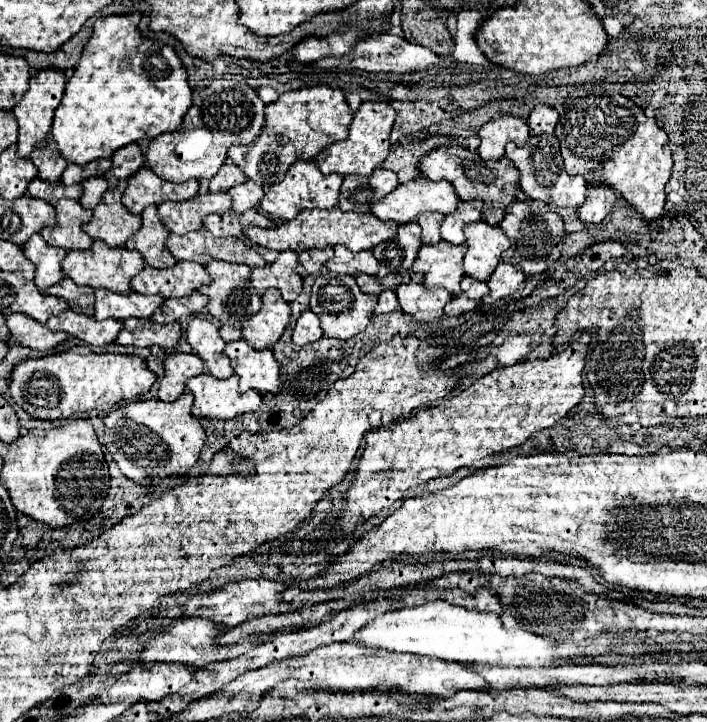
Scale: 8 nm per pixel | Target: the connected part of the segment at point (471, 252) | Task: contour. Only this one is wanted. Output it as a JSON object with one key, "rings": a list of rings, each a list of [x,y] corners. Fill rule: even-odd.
{"rings":[[[484,221],[468,225],[464,235],[468,247],[464,255],[464,273],[478,281],[488,281],[500,263],[500,255],[510,249],[510,239],[500,227],[490,227]]]}

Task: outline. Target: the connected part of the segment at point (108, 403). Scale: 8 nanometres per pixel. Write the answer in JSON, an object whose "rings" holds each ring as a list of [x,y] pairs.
{"rings":[[[82,345],[42,359],[22,361],[14,367],[10,395],[34,419],[68,419],[78,411],[110,411],[116,403],[136,401],[154,383],[156,373],[148,369],[142,357],[94,353]]]}

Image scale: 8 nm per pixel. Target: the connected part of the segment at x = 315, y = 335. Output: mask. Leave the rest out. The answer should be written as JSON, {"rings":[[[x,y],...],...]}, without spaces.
{"rings":[[[306,309],[296,321],[292,341],[296,345],[306,345],[306,343],[318,341],[320,337],[322,337],[322,327],[320,327],[320,321],[318,321],[318,315],[314,311]]]}

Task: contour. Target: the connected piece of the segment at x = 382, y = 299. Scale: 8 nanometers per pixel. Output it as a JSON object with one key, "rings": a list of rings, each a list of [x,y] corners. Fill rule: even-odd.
{"rings":[[[382,291],[378,295],[378,305],[376,305],[376,313],[390,313],[398,309],[398,299],[394,291]]]}

